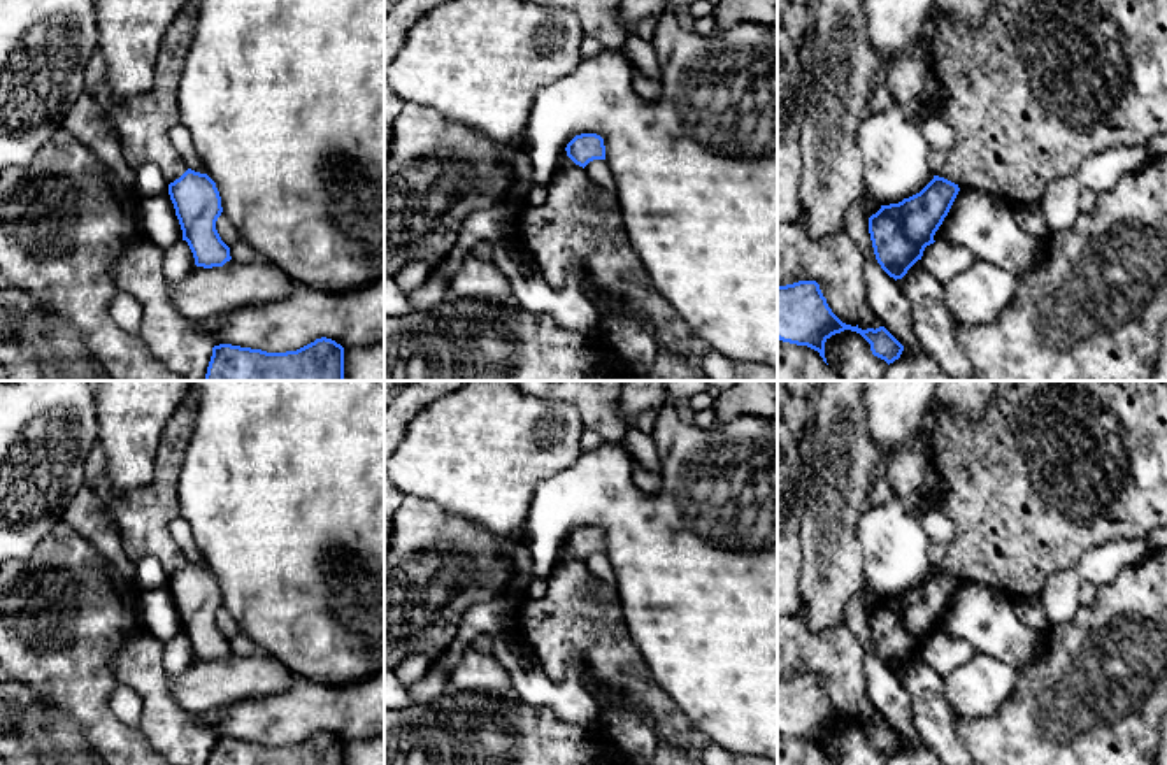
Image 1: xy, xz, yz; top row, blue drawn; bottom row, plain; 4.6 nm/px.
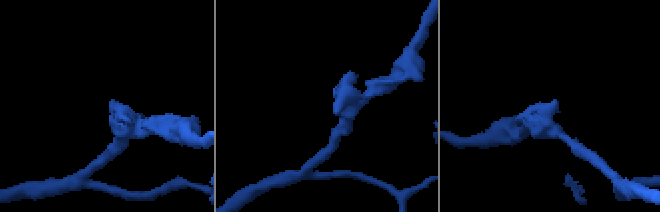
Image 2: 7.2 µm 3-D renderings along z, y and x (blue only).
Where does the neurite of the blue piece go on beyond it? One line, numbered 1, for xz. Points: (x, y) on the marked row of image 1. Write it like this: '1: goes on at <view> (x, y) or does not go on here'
1: does not go on here

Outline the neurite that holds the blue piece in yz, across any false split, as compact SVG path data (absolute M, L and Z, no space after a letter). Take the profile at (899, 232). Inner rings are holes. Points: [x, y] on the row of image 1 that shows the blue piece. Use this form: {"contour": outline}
{"contour": "M934 175L920 193L899 204L881 205L869 218L876 260L890 277L902 279L921 260L925 247L935 242L934 235L958 191L958 184Z"}

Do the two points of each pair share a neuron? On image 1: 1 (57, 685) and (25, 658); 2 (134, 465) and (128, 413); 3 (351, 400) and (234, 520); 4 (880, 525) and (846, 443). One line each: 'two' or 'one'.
1: one
2: one
3: one
4: two

